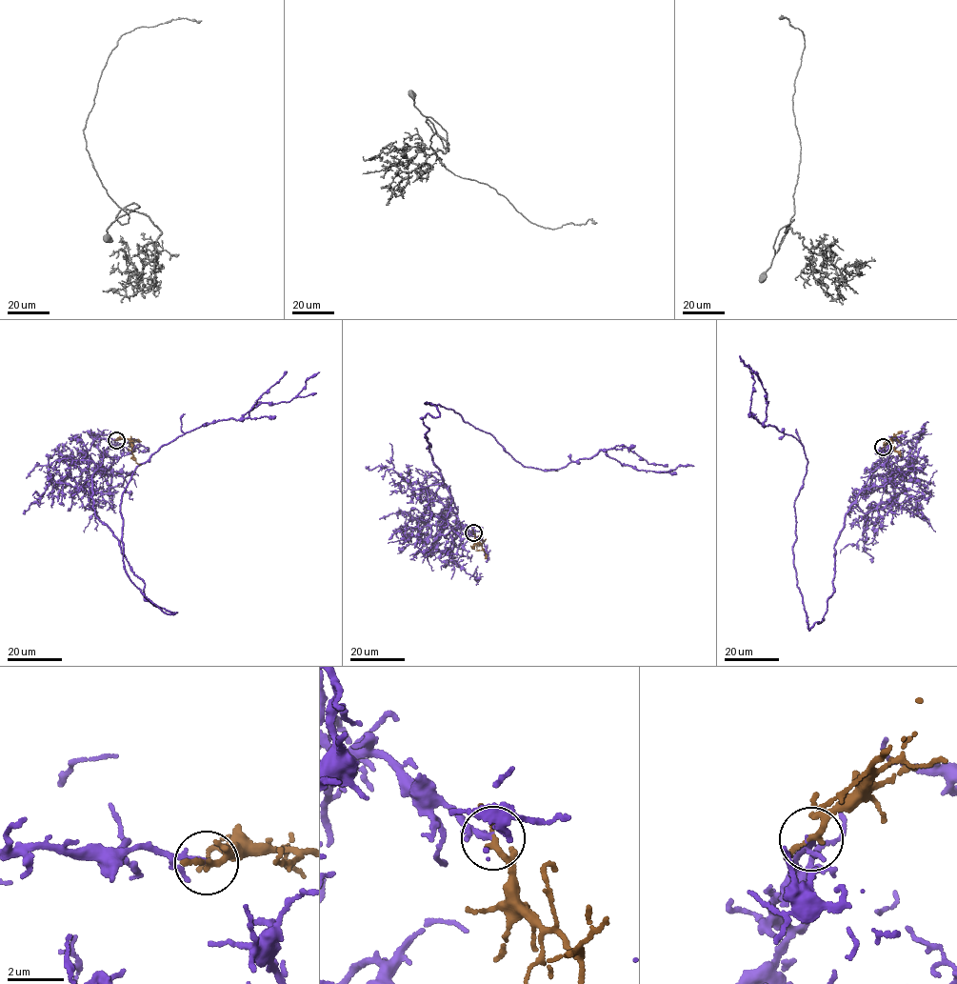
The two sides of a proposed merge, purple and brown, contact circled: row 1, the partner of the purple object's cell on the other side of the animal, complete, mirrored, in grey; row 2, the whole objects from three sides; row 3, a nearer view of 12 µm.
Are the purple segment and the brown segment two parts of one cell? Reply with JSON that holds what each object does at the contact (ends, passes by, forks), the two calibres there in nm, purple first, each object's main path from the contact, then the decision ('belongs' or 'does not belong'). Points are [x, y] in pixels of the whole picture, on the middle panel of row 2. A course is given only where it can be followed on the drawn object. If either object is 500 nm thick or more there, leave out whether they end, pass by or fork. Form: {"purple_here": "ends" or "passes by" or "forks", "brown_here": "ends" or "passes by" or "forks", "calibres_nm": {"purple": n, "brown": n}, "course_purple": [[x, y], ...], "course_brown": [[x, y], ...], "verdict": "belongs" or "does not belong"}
{"purple_here": "ends", "brown_here": "forks", "calibres_nm": {"purple": 190, "brown": 130}, "course_purple": [[473, 532], [437, 496], [425, 403], [523, 466], [602, 450], [694, 466]], "course_brown": [[473, 532], [481, 544], [477, 543], [474, 548]], "verdict": "belongs"}

